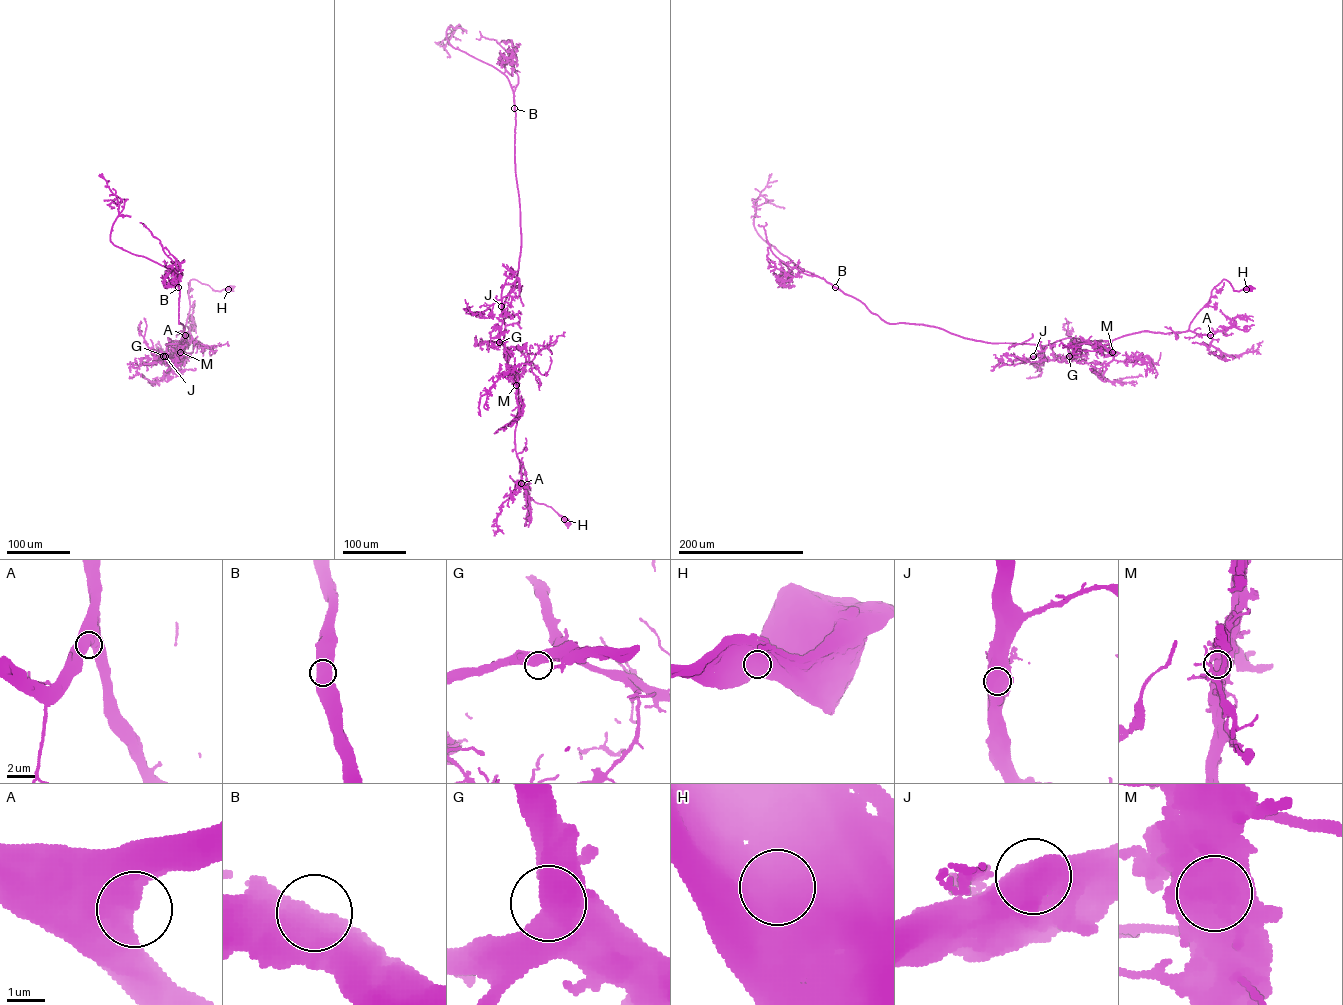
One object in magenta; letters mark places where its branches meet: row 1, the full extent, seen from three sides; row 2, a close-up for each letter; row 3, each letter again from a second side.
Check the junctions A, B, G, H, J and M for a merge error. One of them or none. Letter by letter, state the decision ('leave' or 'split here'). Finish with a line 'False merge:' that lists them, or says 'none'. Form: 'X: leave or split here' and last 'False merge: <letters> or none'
A: leave
B: leave
G: leave
H: leave
J: leave
M: split here
False merge: M

